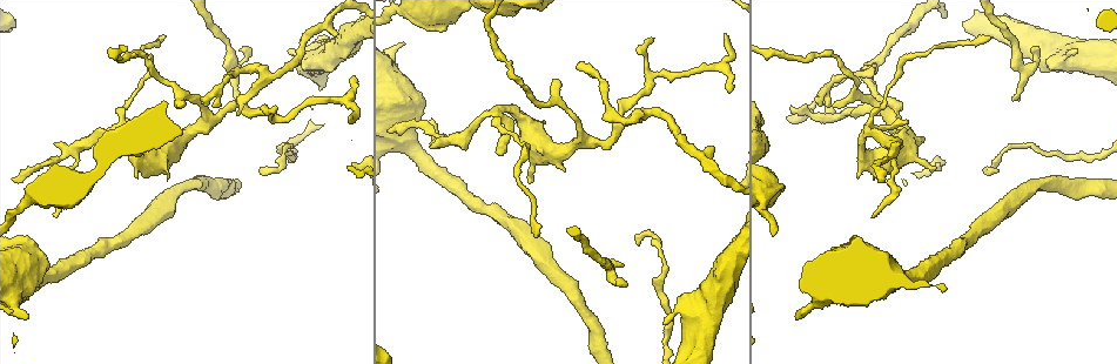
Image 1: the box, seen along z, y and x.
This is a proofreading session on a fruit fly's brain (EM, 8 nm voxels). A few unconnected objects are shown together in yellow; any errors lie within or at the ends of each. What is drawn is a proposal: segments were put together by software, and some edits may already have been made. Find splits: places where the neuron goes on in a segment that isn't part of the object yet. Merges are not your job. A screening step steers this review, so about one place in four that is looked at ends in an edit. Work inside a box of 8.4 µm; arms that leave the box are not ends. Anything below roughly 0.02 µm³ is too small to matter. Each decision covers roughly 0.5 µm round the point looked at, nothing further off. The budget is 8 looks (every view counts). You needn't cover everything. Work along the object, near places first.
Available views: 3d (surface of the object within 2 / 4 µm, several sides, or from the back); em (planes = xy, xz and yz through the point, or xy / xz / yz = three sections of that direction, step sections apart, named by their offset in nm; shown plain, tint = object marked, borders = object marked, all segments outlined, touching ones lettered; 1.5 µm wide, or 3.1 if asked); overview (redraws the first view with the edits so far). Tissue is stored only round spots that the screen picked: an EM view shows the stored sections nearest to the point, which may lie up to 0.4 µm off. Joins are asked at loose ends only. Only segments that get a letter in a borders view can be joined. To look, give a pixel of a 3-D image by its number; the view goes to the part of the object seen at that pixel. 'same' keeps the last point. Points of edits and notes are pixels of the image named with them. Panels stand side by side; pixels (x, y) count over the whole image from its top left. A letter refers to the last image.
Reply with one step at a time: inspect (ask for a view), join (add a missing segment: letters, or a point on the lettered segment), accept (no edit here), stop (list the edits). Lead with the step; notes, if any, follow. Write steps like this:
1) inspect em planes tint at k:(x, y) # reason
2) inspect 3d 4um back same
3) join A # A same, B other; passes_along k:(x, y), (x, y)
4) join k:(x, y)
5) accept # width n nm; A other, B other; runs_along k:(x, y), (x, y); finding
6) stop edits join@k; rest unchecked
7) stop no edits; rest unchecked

inspect em xy step 4 borders at 1:(791, 110) # thin end

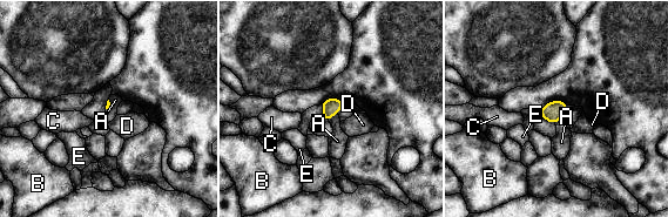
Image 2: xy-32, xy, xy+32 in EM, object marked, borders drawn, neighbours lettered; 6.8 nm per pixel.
inspect em planes borders same

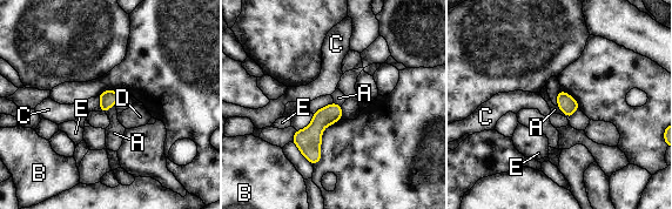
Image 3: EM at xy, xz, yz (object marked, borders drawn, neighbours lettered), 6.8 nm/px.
accept # A other, B other, C other, D other, E other; none of them fits

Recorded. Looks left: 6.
inspect em planes plain at 1:(997, 170) # long arm stops here

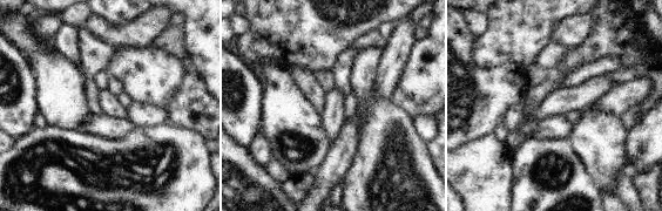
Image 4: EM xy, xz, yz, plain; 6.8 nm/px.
inspect em planes borders same # see the neighbours

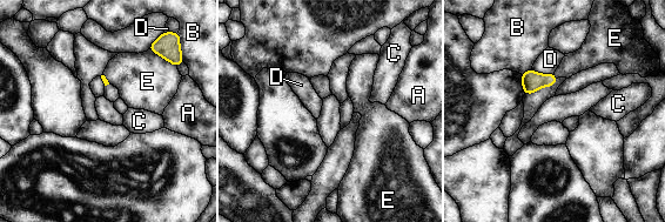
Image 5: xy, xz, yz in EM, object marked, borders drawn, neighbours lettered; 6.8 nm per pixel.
accept # A other, B other, C other, D other, E other; none of them fits

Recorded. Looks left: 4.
inspect 3d 4um at 1:(497, 154) # branch stops here

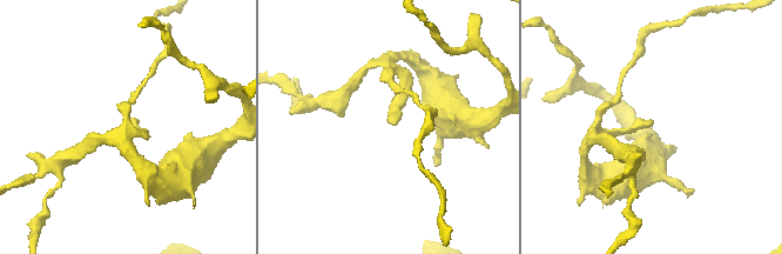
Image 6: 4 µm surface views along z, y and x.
inspect em yz step 4 plain at 6:(133, 120)

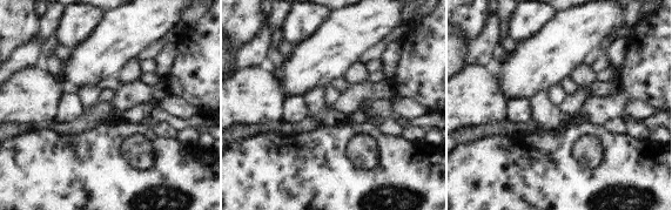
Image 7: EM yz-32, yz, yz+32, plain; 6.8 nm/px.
inspect em yz step 4 borders same # see the neighbours

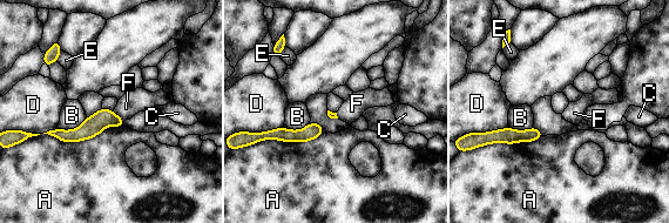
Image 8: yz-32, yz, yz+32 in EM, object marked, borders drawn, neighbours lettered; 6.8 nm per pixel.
accept # longest_contact A 420 nm; A other, B other, C other, D other, E other, F other; none of them fits

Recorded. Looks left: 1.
stop no edits; rest unchecked

